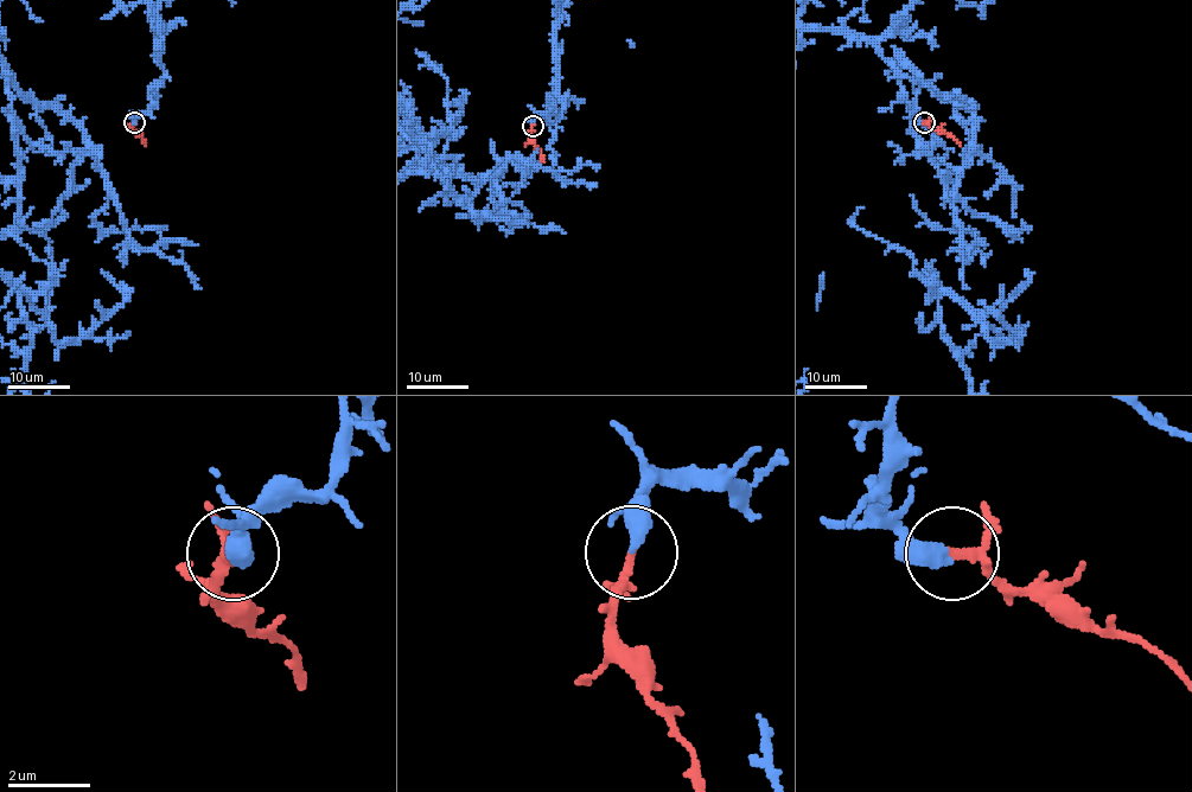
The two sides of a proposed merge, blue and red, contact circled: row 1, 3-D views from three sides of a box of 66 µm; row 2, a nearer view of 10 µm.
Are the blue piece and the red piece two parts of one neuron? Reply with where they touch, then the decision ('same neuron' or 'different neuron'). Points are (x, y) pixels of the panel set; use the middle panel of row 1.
at (533, 126); same neuron

